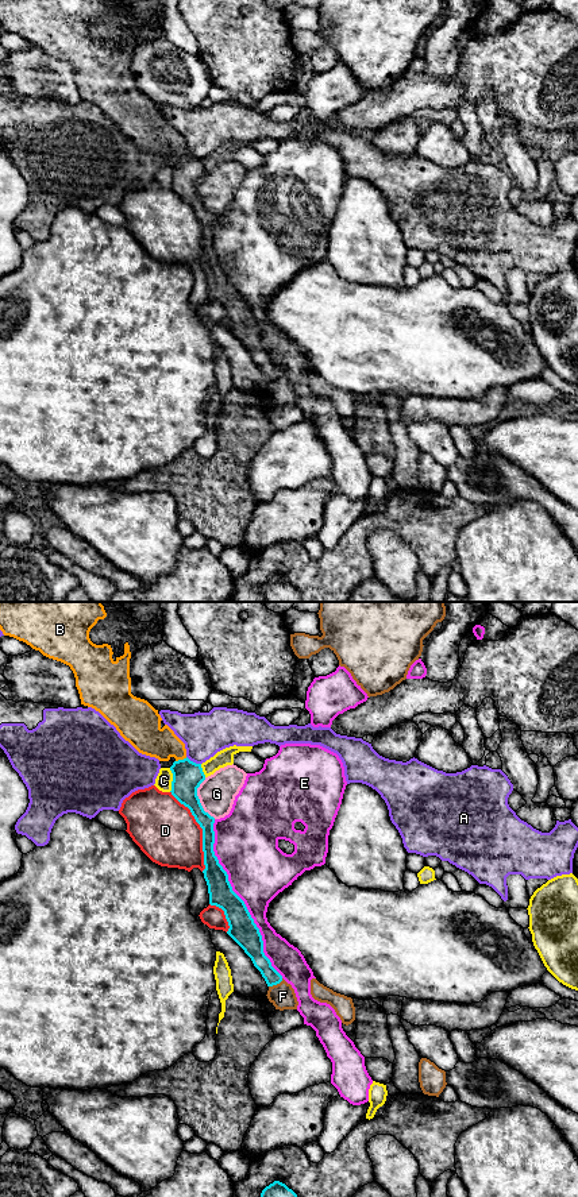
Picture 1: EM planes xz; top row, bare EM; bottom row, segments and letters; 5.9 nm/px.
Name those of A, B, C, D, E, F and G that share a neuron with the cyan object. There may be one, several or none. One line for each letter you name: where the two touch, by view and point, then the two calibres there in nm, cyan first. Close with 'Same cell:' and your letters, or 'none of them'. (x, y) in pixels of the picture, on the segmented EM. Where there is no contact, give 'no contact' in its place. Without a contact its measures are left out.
B: contact xz (181, 760); calibres 180 and 200 nm
Same cell: B

